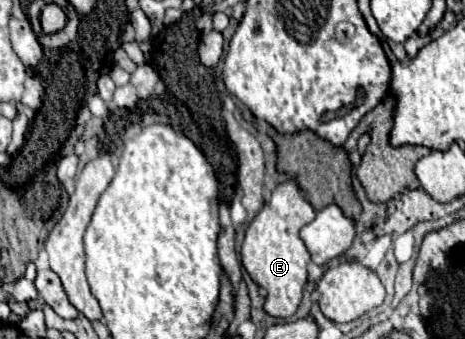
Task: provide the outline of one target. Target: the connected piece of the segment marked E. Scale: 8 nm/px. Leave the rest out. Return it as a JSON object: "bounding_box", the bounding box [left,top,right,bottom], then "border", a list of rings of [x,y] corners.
{"bounding_box":[241,181,315,319],"border":[[[285,181],[275,187],[271,201],[263,205],[263,209],[247,227],[241,247],[241,261],[251,279],[267,291],[263,309],[271,317],[287,319],[299,307],[301,293],[307,283],[307,265],[311,263],[311,255],[299,239],[299,229],[311,223],[313,217],[315,211],[303,199],[303,193],[295,185],[295,181]]]}

